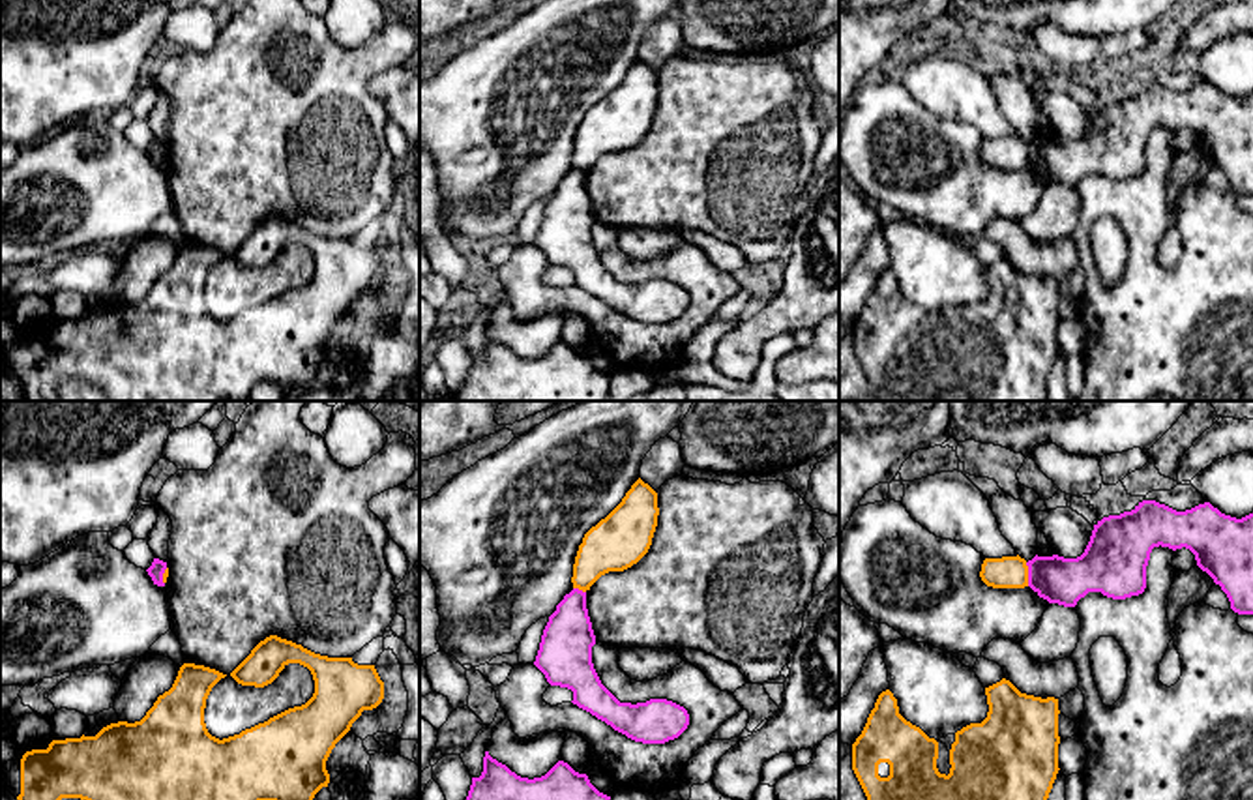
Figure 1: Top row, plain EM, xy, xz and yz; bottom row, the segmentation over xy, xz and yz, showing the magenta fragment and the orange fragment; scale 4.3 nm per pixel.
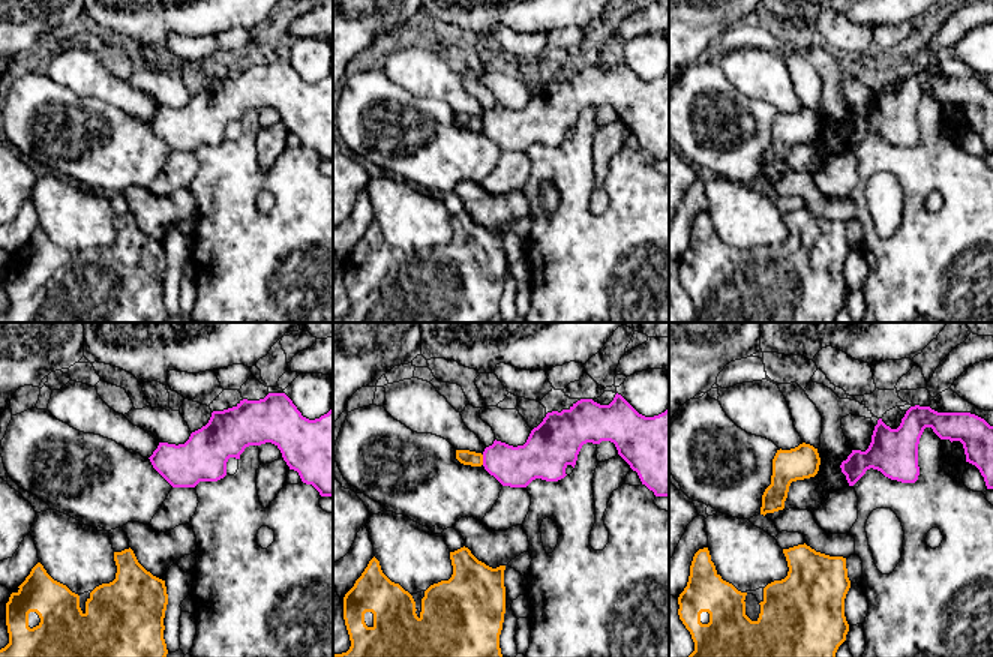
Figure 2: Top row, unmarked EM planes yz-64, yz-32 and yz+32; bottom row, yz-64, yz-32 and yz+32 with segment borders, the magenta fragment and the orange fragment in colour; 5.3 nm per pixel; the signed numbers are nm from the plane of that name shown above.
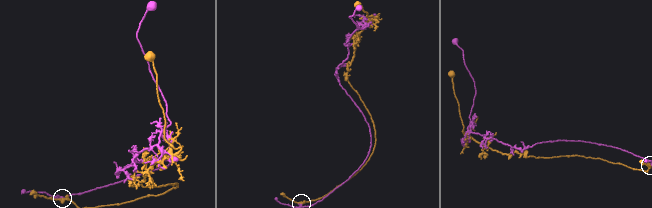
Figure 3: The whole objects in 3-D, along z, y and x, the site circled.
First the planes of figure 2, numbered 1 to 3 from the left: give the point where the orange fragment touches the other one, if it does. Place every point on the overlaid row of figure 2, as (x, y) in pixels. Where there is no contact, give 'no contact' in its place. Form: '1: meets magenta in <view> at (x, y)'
1: no contact
2: meets magenta in yz-32 at (483, 459)
3: no contact

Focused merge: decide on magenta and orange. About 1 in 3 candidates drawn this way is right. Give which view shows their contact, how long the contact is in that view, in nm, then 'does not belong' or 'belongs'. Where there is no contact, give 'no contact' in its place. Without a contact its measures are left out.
yz | 110 nm | does not belong

